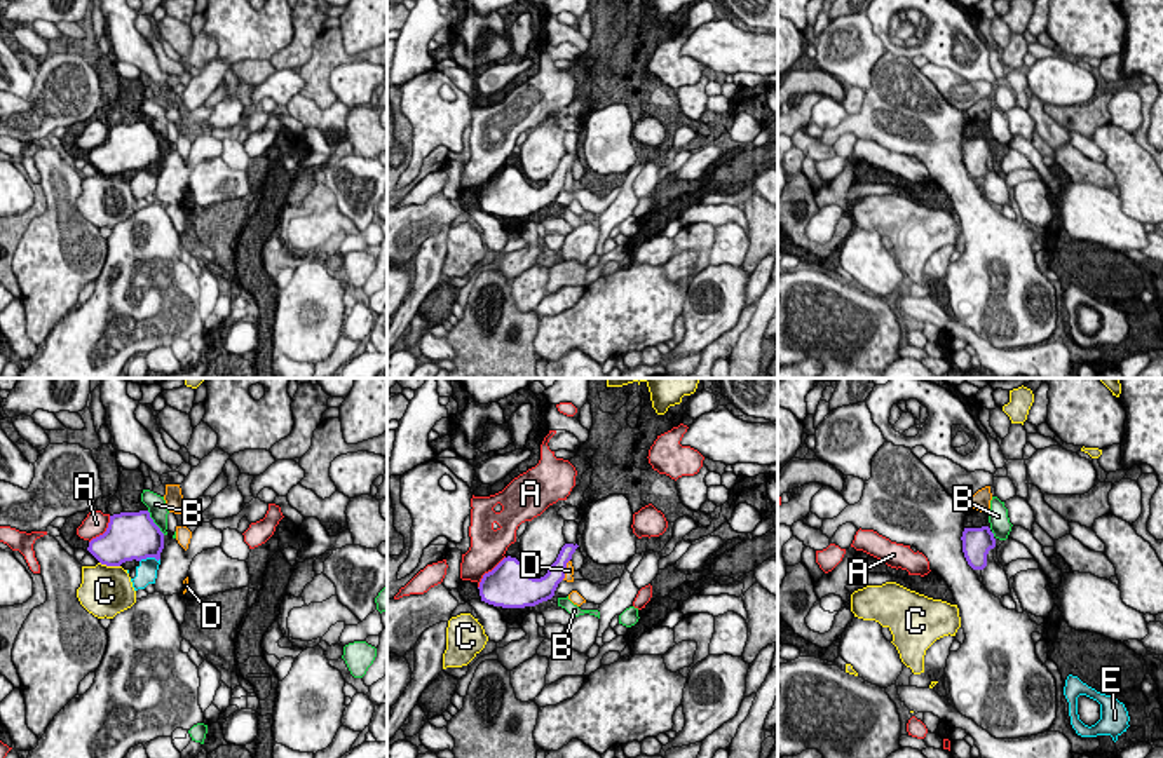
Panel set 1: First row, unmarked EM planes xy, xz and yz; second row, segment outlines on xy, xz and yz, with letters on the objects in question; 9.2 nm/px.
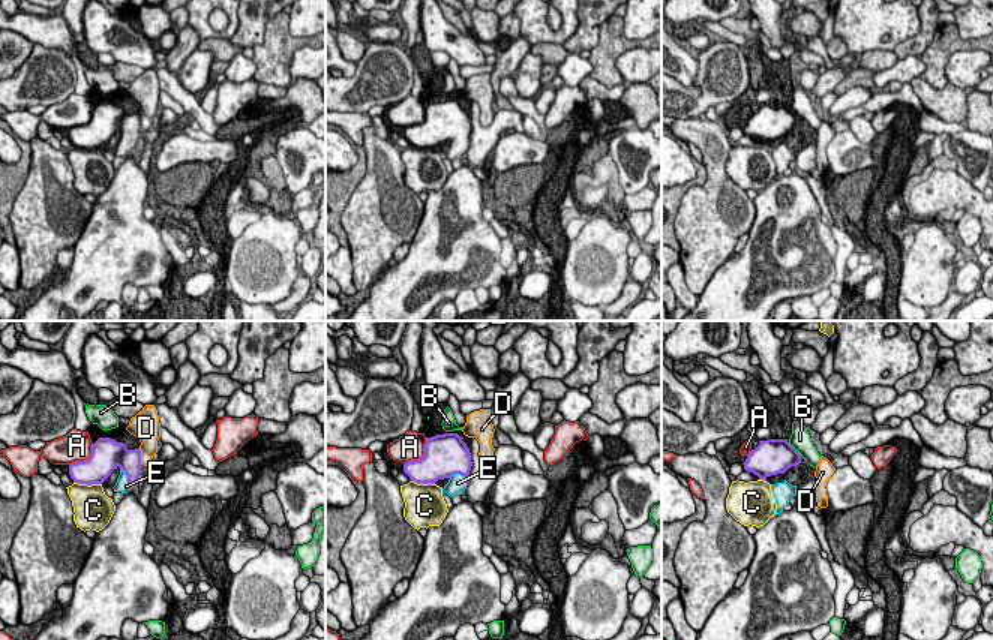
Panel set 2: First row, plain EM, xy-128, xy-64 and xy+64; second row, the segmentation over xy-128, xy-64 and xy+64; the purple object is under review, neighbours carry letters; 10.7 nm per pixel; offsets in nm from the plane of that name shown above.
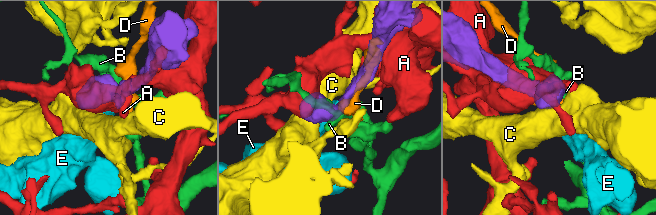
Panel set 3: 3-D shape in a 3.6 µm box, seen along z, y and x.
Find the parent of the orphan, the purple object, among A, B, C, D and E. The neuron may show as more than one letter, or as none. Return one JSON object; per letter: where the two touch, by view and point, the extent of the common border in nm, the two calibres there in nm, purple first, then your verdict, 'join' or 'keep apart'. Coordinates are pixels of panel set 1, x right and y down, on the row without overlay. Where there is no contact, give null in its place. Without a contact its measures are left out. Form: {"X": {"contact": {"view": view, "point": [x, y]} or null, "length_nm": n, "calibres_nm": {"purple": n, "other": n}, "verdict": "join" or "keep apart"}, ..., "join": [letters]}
{"A": {"contact": {"view": "xz", "point": [489, 182]}, "length_nm": 400, "calibres_nm": {"purple": 420, "other": 320}, "verdict": "keep apart"}, "B": {"contact": {"view": "xy", "point": [154, 133]}, "length_nm": 280, "calibres_nm": {"purple": 440, "other": 170}, "verdict": "keep apart"}, "C": {"contact": {"view": "xy", "point": [110, 175]}, "length_nm": 200, "calibres_nm": {"purple": 360, "other": 480}, "verdict": "keep apart"}, "D": {"contact": {"view": "xz", "point": [564, 180]}, "length_nm": 200, "calibres_nm": {"purple": 200, "other": 90}, "verdict": "keep apart"}, "E": {"contact": {"view": "xy", "point": [149, 166]}, "length_nm": 190, "calibres_nm": {"purple": 440, "other": 190}, "verdict": "join"}, "join": ["E"]}

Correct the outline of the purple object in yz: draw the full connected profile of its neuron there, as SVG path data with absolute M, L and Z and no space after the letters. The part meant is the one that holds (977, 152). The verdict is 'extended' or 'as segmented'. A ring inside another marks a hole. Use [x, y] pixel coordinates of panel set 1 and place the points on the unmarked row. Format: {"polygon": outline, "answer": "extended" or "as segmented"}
{"polygon": "M964 138L961 150L968 174L973 179L983 179L987 176L989 160L996 157L996 148L990 138Z", "answer": "as segmented"}

